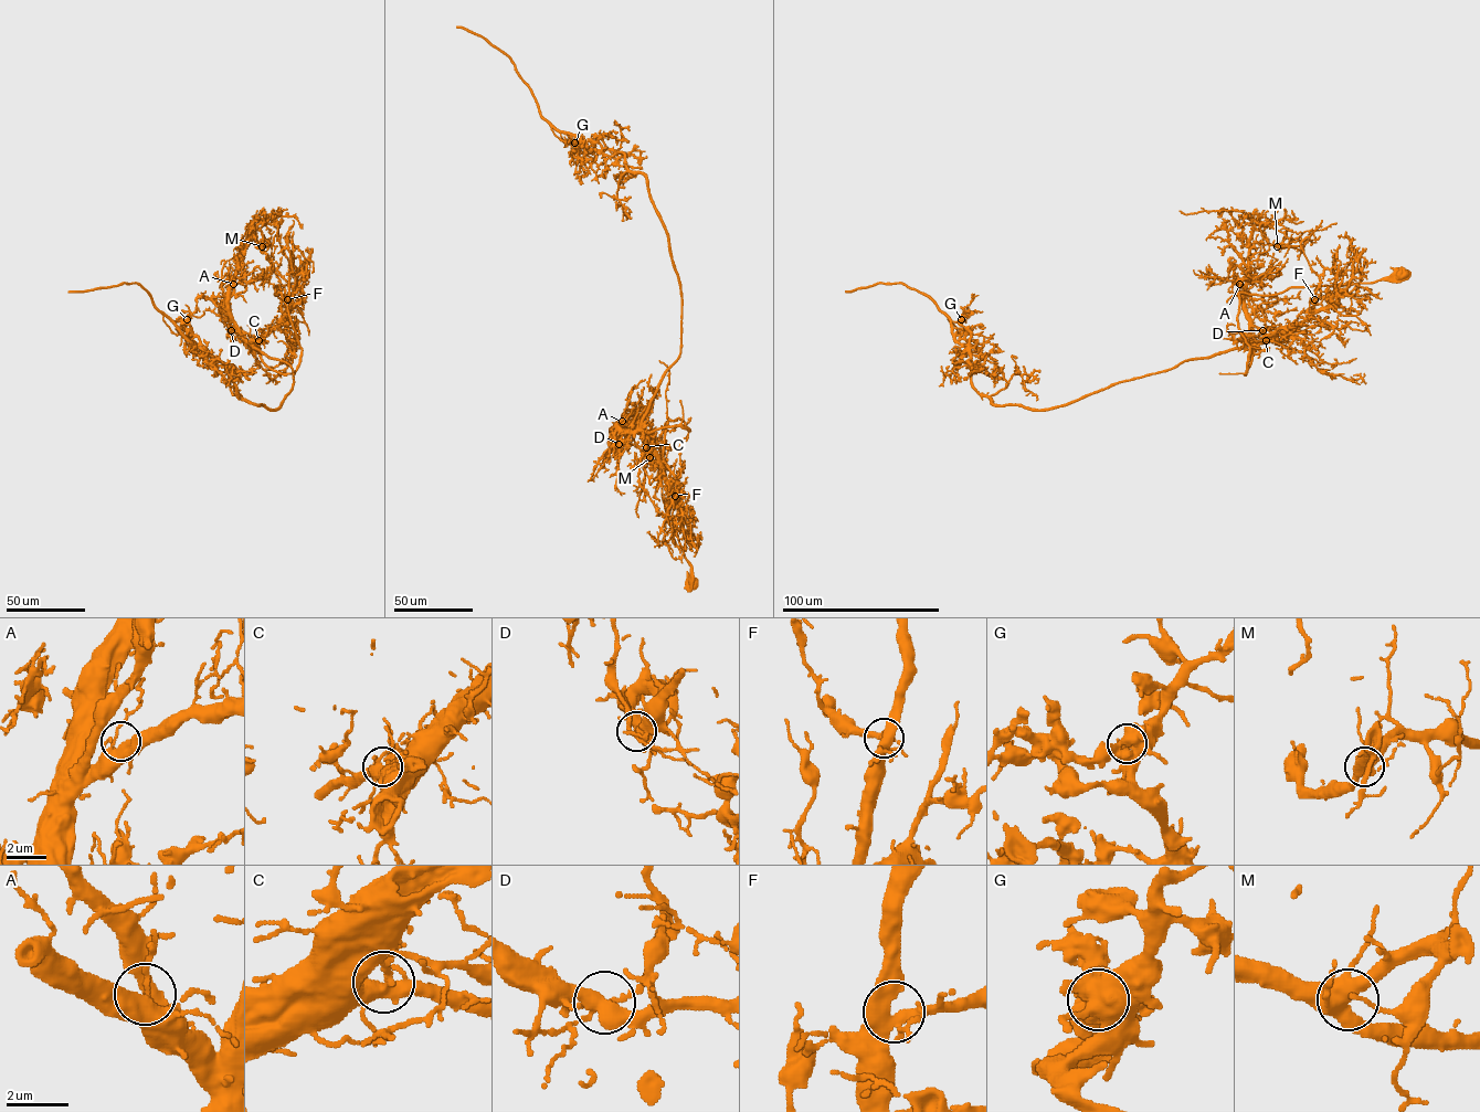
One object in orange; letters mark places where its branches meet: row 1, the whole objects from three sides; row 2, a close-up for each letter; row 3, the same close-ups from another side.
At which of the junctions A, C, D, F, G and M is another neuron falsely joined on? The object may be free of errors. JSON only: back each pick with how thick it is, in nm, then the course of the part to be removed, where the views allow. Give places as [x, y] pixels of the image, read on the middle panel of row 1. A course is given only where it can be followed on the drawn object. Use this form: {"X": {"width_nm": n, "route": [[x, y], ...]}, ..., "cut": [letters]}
{"G": {"width_nm": 700, "route": [[574, 143], [564, 143], [541, 116], [531, 89], [509, 57], [479, 36], [456, 27]]}, "cut": ["G"]}

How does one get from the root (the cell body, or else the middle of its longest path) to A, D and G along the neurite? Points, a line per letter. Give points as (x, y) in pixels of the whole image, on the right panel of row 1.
A: (1401, 273), (1373, 282), (1239, 293), (1237, 326), (1249, 347), (1246, 374), (1250, 324), (1239, 284)
D: (1401, 273), (1373, 282), (1239, 293), (1237, 326), (1249, 347), (1246, 374), (1250, 330), (1253, 325), (1262, 330)
G: (1401, 273), (1239, 293), (1246, 374), (1250, 348), (1241, 346), (1044, 410), (994, 405), (976, 391), (961, 319)

